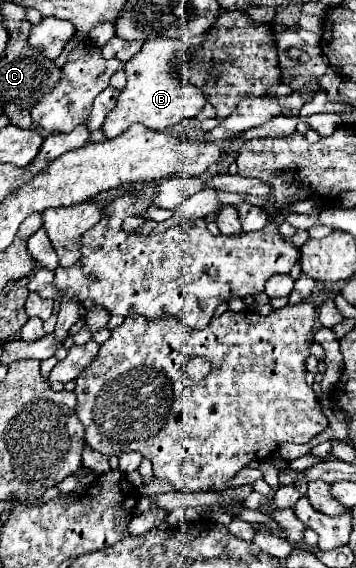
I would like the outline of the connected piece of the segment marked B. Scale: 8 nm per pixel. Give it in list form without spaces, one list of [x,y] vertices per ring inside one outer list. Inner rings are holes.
[[[157,37],[146,41],[136,57],[132,57],[124,73],[128,77],[126,89],[120,93],[116,107],[108,113],[102,131],[106,139],[114,139],[124,133],[132,123],[142,123],[152,131],[164,131],[180,123],[182,119],[196,117],[200,109],[208,103],[200,87],[192,87],[176,75],[176,55],[182,51],[182,41],[171,41],[168,37]]]

